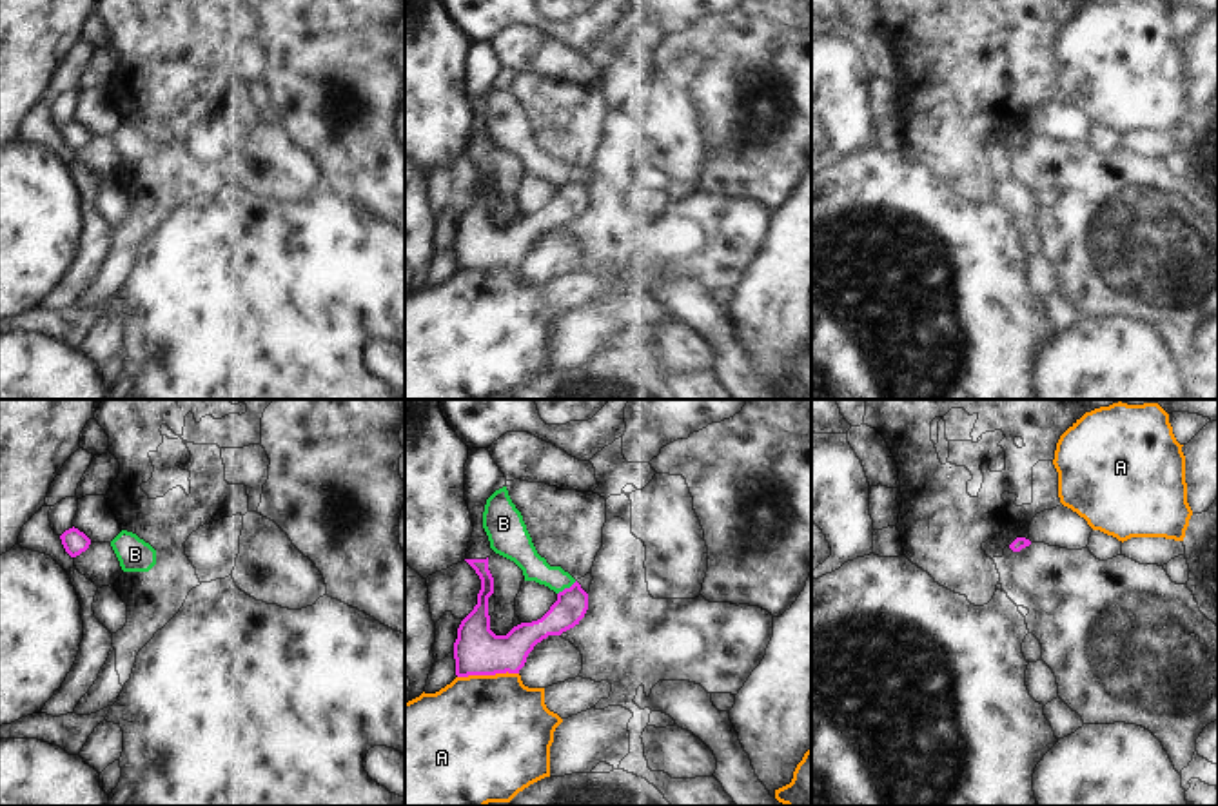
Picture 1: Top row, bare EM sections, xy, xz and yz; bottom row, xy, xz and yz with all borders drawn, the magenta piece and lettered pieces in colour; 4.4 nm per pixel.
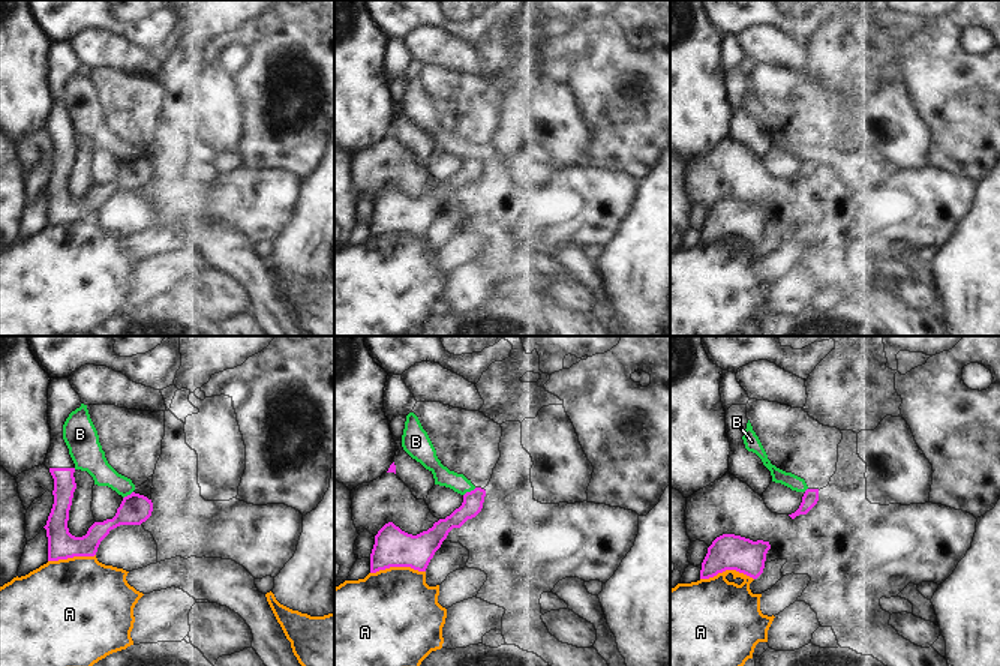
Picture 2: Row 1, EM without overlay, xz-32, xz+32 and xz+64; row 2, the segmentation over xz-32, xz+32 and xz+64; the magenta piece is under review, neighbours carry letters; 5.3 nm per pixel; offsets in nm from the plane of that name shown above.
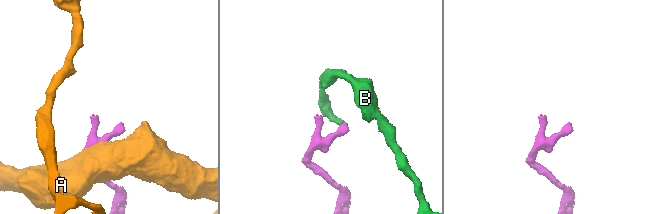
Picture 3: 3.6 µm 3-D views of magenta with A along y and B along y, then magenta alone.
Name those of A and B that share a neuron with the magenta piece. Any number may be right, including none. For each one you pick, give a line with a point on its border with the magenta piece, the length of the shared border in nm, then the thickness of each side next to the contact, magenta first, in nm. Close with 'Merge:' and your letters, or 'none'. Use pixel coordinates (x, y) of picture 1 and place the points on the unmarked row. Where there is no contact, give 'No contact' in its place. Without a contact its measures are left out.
Merge: none.

